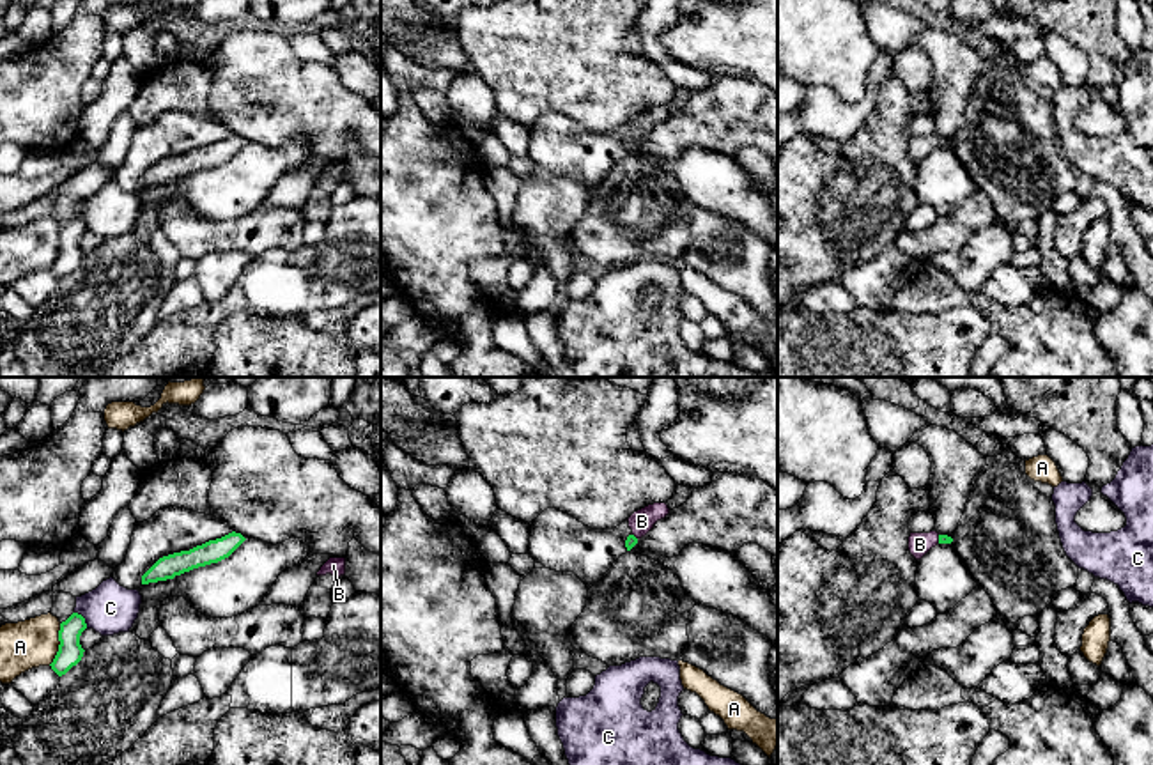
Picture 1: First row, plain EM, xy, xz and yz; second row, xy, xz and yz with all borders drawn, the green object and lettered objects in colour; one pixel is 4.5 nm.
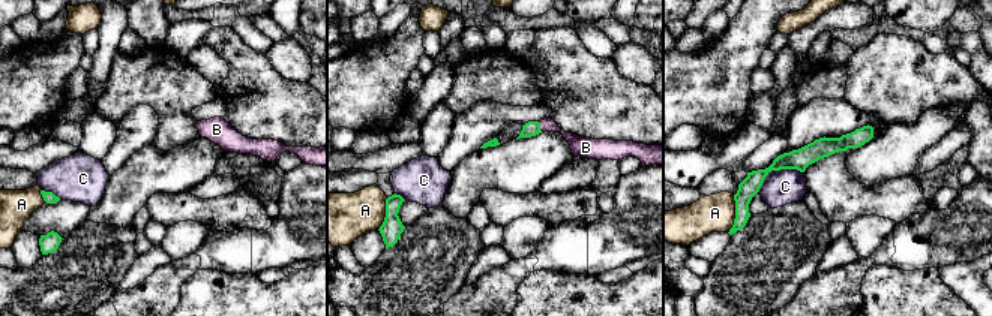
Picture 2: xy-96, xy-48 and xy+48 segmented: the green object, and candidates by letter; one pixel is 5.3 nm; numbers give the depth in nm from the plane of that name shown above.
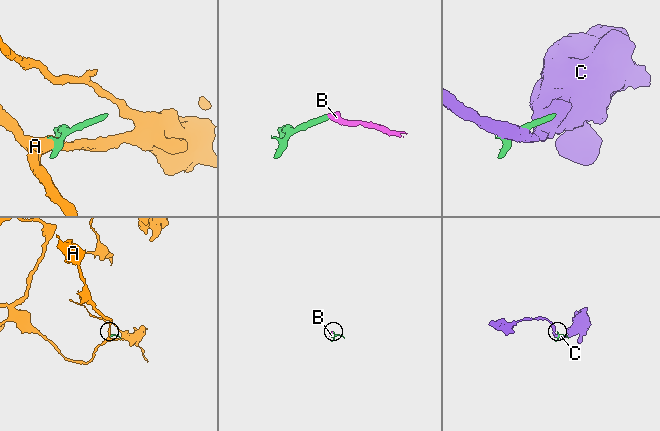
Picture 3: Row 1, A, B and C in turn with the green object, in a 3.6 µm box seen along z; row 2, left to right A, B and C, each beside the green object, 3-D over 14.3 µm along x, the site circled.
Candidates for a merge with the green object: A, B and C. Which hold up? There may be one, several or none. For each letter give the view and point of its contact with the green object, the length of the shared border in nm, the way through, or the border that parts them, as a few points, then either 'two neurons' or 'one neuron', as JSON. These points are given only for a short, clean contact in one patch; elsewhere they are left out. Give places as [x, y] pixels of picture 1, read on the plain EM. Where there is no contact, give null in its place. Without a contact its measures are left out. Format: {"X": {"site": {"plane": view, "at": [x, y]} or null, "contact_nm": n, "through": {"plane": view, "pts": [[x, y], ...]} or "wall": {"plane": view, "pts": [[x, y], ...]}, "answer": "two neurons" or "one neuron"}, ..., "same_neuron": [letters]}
{"A": {"site": {"plane": "xy", "at": [59, 248]}, "contact_nm": 200, "wall": {"plane": "xy", "pts": [[61, 227], [59, 254], [48, 268]]}, "answer": "two neurons"}, "B": {"site": {"plane": "yz", "at": [939, 142]}, "contact_nm": 40, "through": {"plane": "yz", "pts": [[943, 142], [939, 142], [920, 147]]}, "answer": "one neuron"}, "C": {"site": {"plane": "xy", "at": [84, 222]}, "contact_nm": 100, "answer": "two neurons"}, "same_neuron": ["B"]}

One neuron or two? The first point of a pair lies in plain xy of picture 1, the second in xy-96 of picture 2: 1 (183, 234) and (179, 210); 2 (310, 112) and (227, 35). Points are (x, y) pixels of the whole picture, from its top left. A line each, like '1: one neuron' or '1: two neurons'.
1: one neuron
2: one neuron

